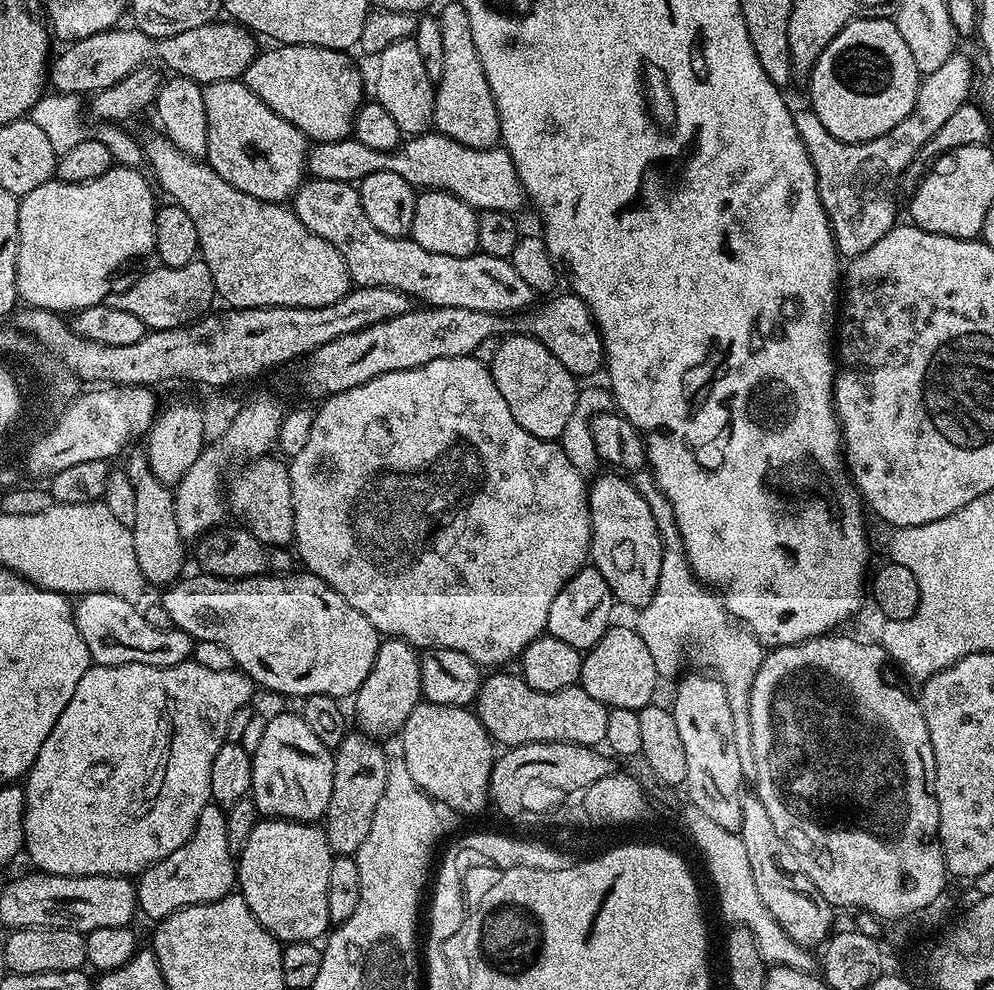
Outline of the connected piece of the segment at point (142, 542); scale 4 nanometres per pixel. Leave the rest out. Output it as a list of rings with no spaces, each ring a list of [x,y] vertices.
[[[143,451],[134,453],[122,464],[122,471],[130,478],[130,486],[134,490],[135,513],[134,522],[130,527],[134,538],[134,554],[138,557],[138,570],[142,570],[149,585],[174,584],[181,579],[185,571],[183,568],[186,541],[178,530],[173,489],[154,478],[154,470],[150,470],[147,455]]]

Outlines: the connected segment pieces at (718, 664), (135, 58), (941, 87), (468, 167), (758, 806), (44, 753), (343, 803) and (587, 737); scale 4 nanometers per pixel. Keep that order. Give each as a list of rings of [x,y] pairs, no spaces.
[[[644,474],[640,478],[638,487],[656,519],[660,538],[664,542],[664,553],[654,598],[650,598],[647,606],[635,613],[636,633],[640,635],[642,642],[646,642],[650,658],[654,658],[657,677],[675,677],[681,671],[679,668],[684,656],[689,656],[700,663],[697,665],[701,669],[714,674],[722,682],[722,686],[726,686],[726,698],[730,698],[730,714],[734,714],[734,742],[738,742],[738,758],[742,762],[745,777],[752,778],[754,750],[750,742],[750,690],[764,661],[765,645],[728,613],[723,599],[709,585],[697,580],[688,567],[684,543],[666,494],[662,494],[662,490],[656,487],[651,475]]]
[[[213,22],[206,26],[194,26],[183,34],[153,40],[150,34],[142,34],[135,26],[117,26],[108,32],[90,34],[90,38],[73,40],[60,57],[50,64],[50,84],[57,93],[91,94],[114,86],[130,73],[155,62],[169,73],[185,76],[203,86],[214,82],[239,80],[252,65],[258,54],[257,37],[247,28],[235,23]]]
[[[960,50],[953,52],[950,58],[946,58],[945,64],[938,66],[938,70],[927,73],[920,81],[918,98],[910,114],[906,114],[906,118],[902,118],[902,122],[898,122],[894,130],[873,140],[863,140],[861,144],[844,144],[830,135],[826,126],[822,126],[822,122],[818,122],[818,118],[810,110],[795,113],[796,129],[806,146],[806,154],[810,154],[820,201],[826,210],[828,221],[832,223],[832,235],[836,237],[836,251],[841,257],[851,258],[866,254],[866,250],[870,250],[870,246],[874,246],[874,242],[878,242],[882,234],[896,227],[898,217],[896,217],[895,188],[898,188],[898,181],[903,177],[906,166],[910,166],[918,150],[922,150],[922,146],[930,142],[930,138],[934,138],[934,134],[946,126],[946,118],[950,118],[950,114],[958,110],[958,106],[969,103],[972,72],[968,69],[968,60],[962,52]]]
[[[435,130],[405,139],[389,152],[374,150],[355,138],[316,142],[309,147],[306,172],[313,180],[346,182],[350,185],[370,178],[370,174],[389,172],[398,174],[398,178],[406,178],[406,182],[417,190],[450,192],[477,210],[502,210],[516,214],[526,204],[518,170],[514,170],[514,162],[505,148],[462,146]]]
[[[755,794],[745,795],[742,802],[742,826],[739,836],[746,846],[751,873],[754,874],[755,889],[758,890],[758,897],[761,898],[763,905],[798,946],[809,950],[819,949],[833,931],[834,909],[826,902],[826,898],[822,898],[814,882],[810,882],[794,850],[786,846],[782,834],[774,830],[774,822],[770,819],[766,806]]]
[[[195,662],[179,664],[177,668],[141,668],[139,666],[125,666],[122,668],[93,666],[88,668],[86,674],[82,674],[82,682],[74,690],[74,698],[70,698],[66,710],[62,710],[62,718],[58,718],[54,730],[50,730],[50,738],[46,738],[46,742],[42,742],[42,750],[38,750],[38,758],[32,763],[32,769],[28,771],[22,784],[24,789],[24,852],[26,856],[32,859],[31,867],[36,870],[47,870],[55,876],[127,876],[132,878],[137,875],[138,870],[149,868],[153,862],[166,858],[169,852],[176,849],[176,845],[184,843],[188,835],[192,833],[194,822],[198,818],[201,807],[209,803],[208,765],[214,762],[214,754],[217,748],[225,743],[226,726],[230,722],[234,710],[245,707],[249,703],[248,688],[250,689],[250,681],[243,674],[234,674],[233,670],[206,670],[205,668],[199,668]]]
[[[352,730],[334,749],[334,790],[330,794],[330,806],[322,827],[335,855],[355,854],[362,842],[366,842],[366,834],[370,834],[370,822],[374,818],[374,810],[378,810],[378,798],[382,798],[382,790],[386,790],[389,761],[376,744],[379,743],[373,737]]]
[[[496,670],[493,676],[485,675],[474,701],[474,711],[482,726],[497,745],[505,749],[517,748],[523,744],[581,744],[587,748],[604,744],[608,729],[608,709],[598,698],[590,698],[579,686],[563,688],[557,692],[534,690],[524,681],[523,676]]]

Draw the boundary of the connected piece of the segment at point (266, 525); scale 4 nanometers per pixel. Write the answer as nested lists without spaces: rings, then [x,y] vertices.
[[[265,454],[245,463],[240,472],[226,488],[226,508],[237,516],[239,523],[268,548],[288,548],[296,535],[296,506],[290,494],[289,465],[280,460],[271,460]]]

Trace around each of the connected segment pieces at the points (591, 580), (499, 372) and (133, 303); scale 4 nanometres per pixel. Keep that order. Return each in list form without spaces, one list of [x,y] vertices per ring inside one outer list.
[[[585,566],[560,587],[558,598],[550,602],[550,618],[546,621],[547,635],[566,642],[566,646],[581,650],[592,648],[613,623],[612,604],[614,597],[606,578],[602,578],[595,566]]]
[[[512,334],[501,339],[490,365],[490,378],[502,393],[504,404],[510,406],[512,420],[518,422],[522,430],[526,430],[538,442],[559,441],[562,430],[566,430],[566,422],[570,422],[576,412],[578,380],[570,374],[570,370],[566,370],[566,366],[562,366],[562,362],[558,362],[558,358],[554,358],[554,354],[550,354],[550,350],[546,350],[546,346],[542,346],[542,342],[523,334]]]
[[[202,258],[186,262],[186,266],[155,267],[142,273],[129,288],[124,288],[121,292],[109,292],[106,303],[114,310],[126,310],[126,314],[134,314],[134,318],[138,318],[145,329],[154,332],[183,328],[201,319],[211,309],[208,307],[212,300],[217,299],[216,287],[210,274],[210,266],[206,266]]]

